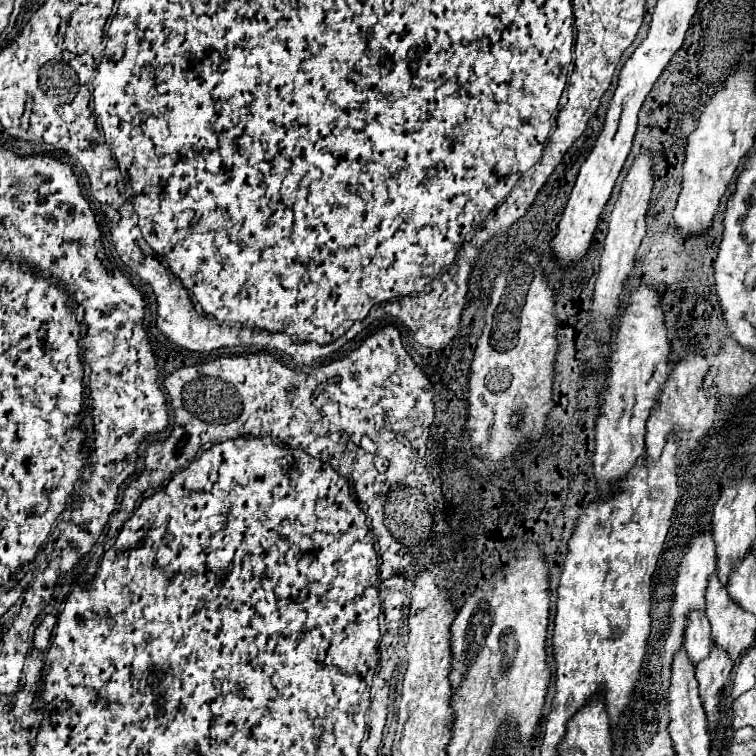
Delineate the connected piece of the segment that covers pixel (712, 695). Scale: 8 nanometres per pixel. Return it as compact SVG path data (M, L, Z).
M713 644L709 656L697 664L699 694L701 694L701 702L703 702L703 708L707 712L707 720L711 726L715 726L717 714L719 714L717 712L719 692L729 682L731 672L733 672L733 660L717 644Z

